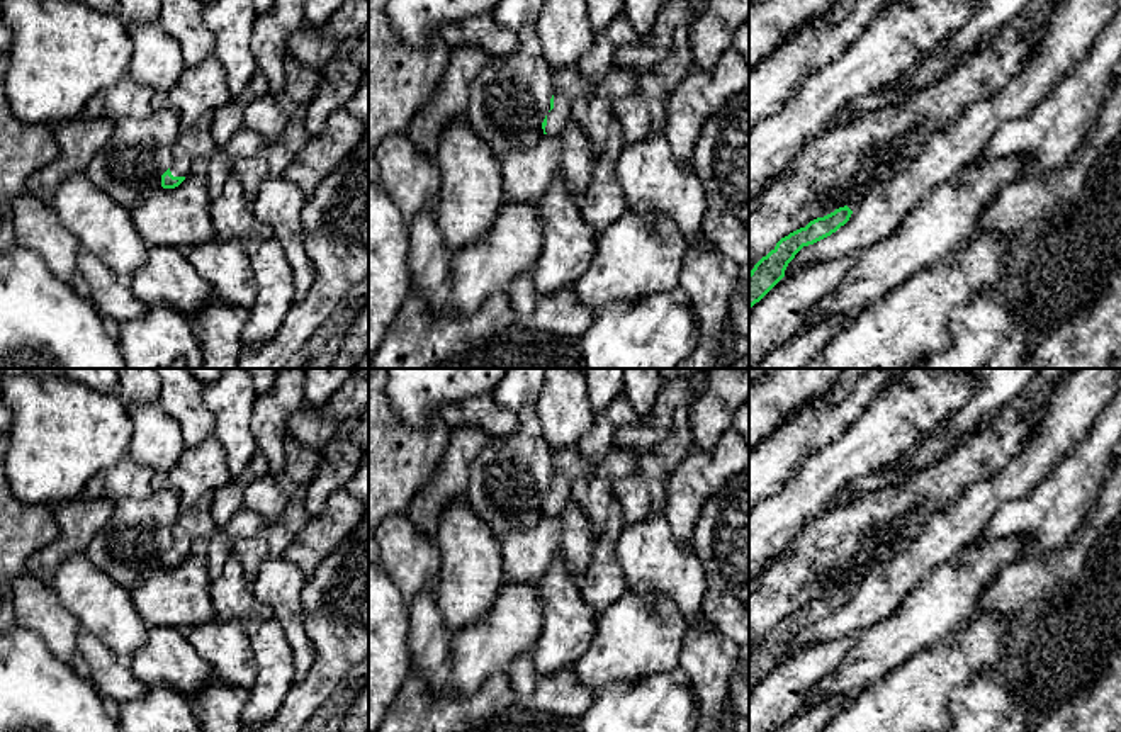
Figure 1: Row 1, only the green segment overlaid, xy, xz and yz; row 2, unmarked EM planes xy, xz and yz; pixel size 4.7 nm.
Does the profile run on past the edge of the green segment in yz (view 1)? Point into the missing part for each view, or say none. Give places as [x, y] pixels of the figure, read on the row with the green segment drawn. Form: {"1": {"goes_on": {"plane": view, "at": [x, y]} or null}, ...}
{"1": {"goes_on": null}}

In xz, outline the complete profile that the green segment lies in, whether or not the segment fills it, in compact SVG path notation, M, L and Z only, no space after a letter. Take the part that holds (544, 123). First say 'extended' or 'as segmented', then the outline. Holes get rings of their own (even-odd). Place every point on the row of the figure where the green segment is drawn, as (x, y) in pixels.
extended; M577 66L555 68L552 73L554 95L550 110L542 122L544 134L559 134L571 121L571 105L576 99L586 99L593 87Z

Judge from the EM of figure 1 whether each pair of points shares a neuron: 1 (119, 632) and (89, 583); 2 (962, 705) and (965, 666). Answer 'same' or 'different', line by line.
1: same
2: different

